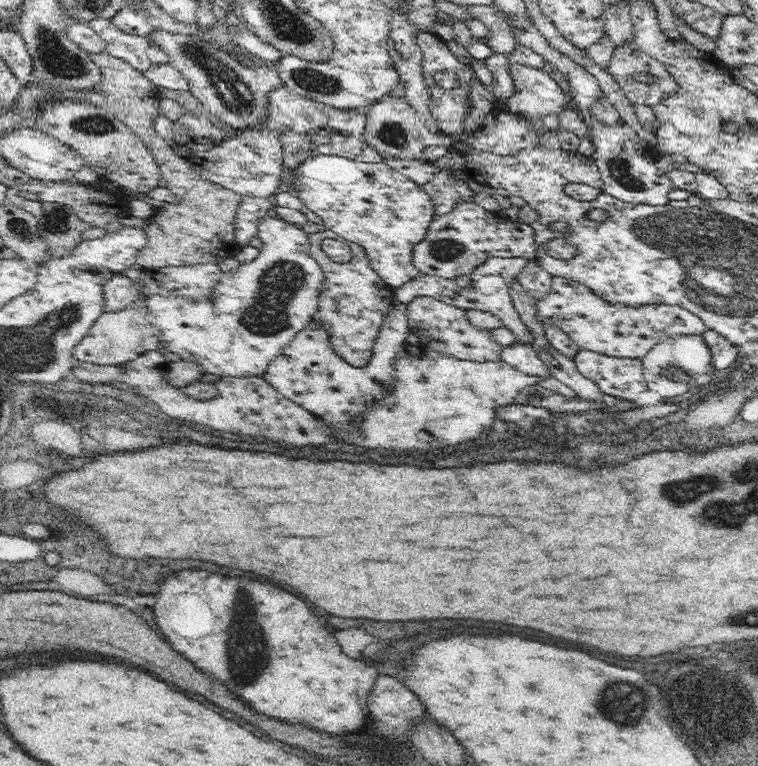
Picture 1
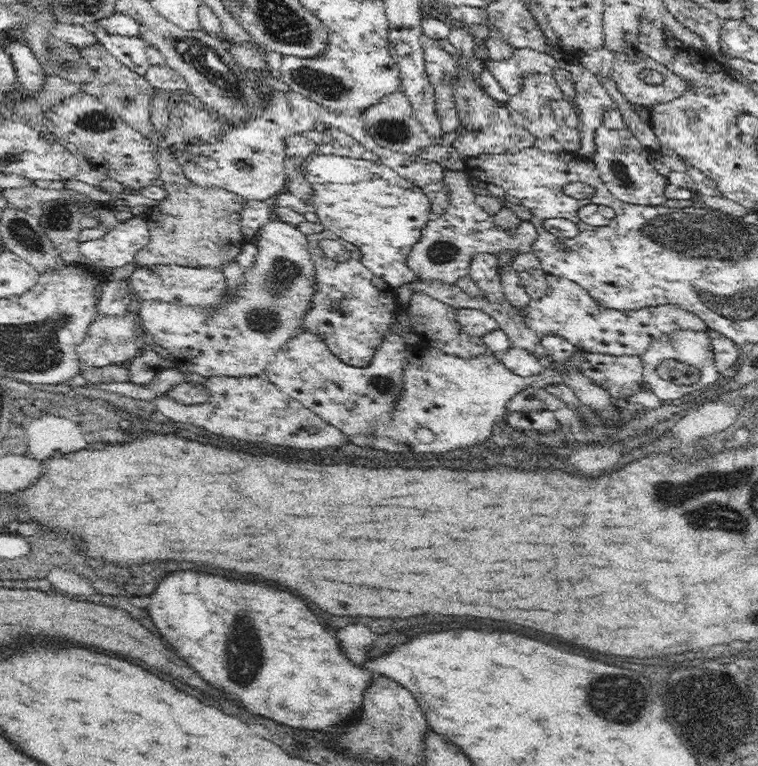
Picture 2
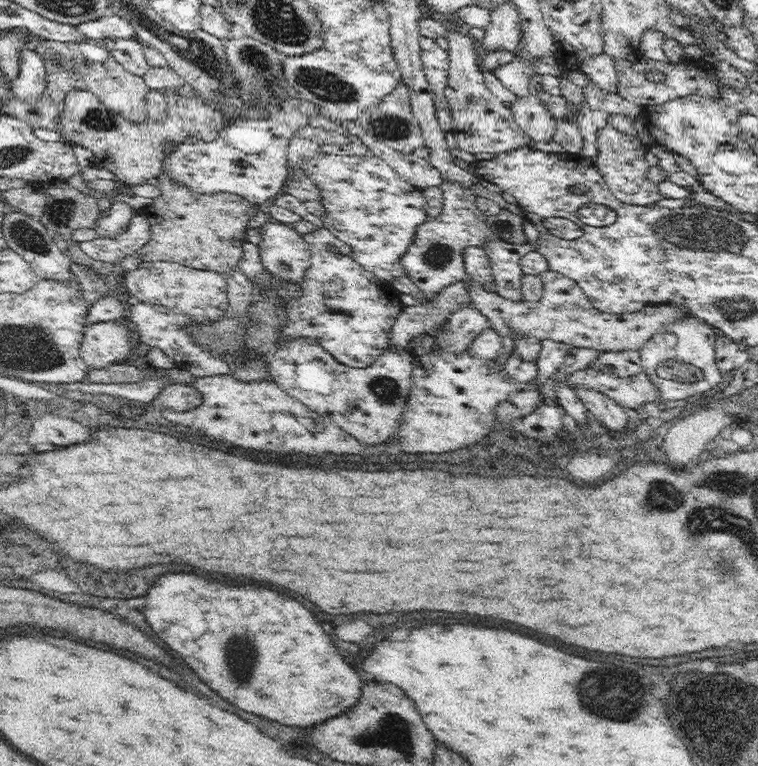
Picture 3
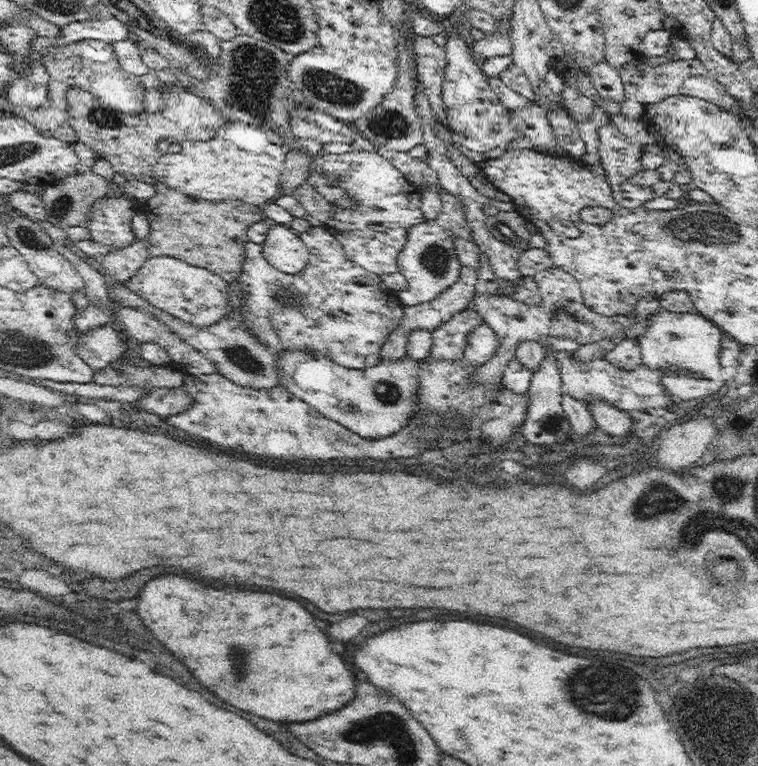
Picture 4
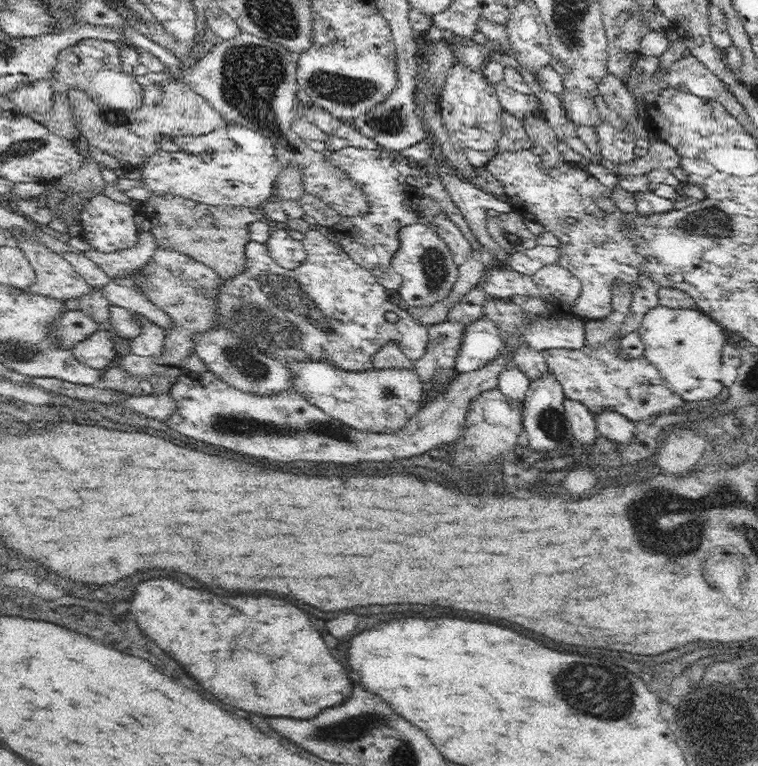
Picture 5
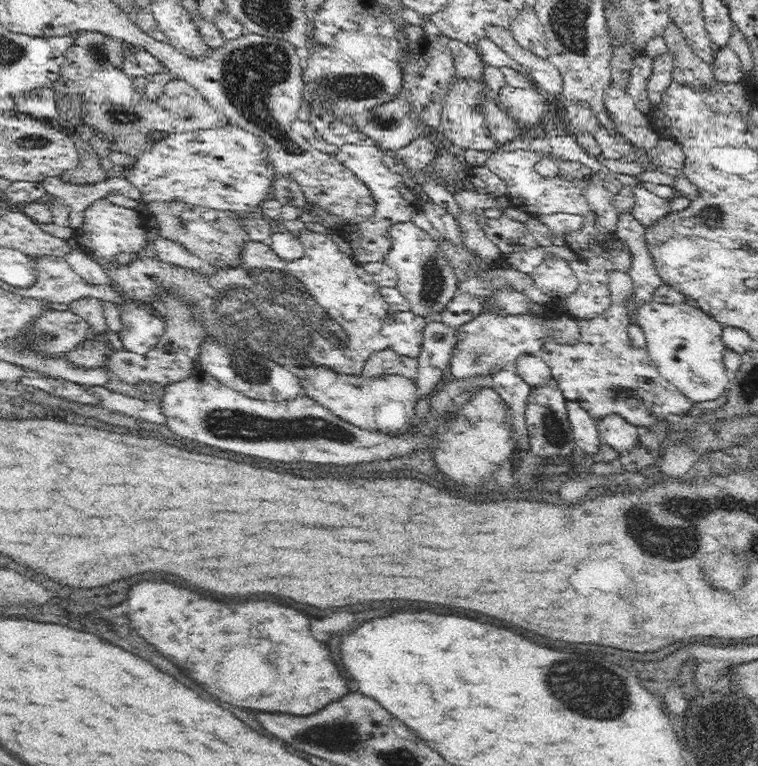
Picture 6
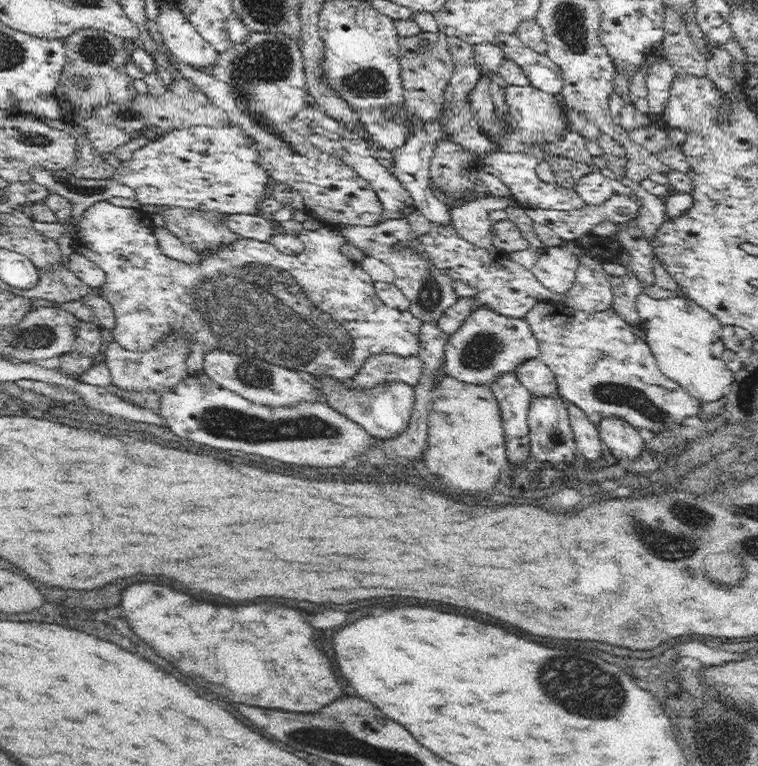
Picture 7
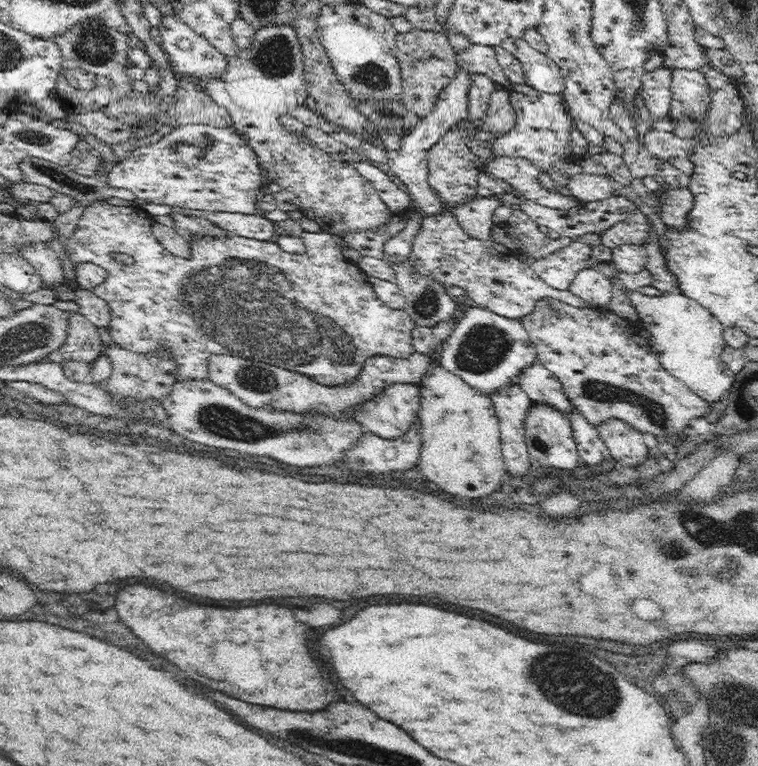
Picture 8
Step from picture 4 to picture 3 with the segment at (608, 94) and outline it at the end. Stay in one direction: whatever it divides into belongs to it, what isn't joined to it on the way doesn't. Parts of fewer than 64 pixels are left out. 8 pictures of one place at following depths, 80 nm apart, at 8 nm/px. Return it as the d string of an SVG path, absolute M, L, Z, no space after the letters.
M607 52L590 54L580 62L581 72L587 74L600 88L617 92L613 57Z

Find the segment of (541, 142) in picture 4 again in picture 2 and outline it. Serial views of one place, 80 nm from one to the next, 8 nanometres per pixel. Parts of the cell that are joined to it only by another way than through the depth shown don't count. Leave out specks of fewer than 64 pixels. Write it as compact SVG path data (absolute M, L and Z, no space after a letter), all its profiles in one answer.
M536 70L520 74L520 90L509 97L504 105L512 116L522 117L526 121L525 127L539 138L540 136L553 135L559 129L560 126L554 119L554 110L552 110L550 102L560 99L564 99L564 94L552 74L542 74Z

